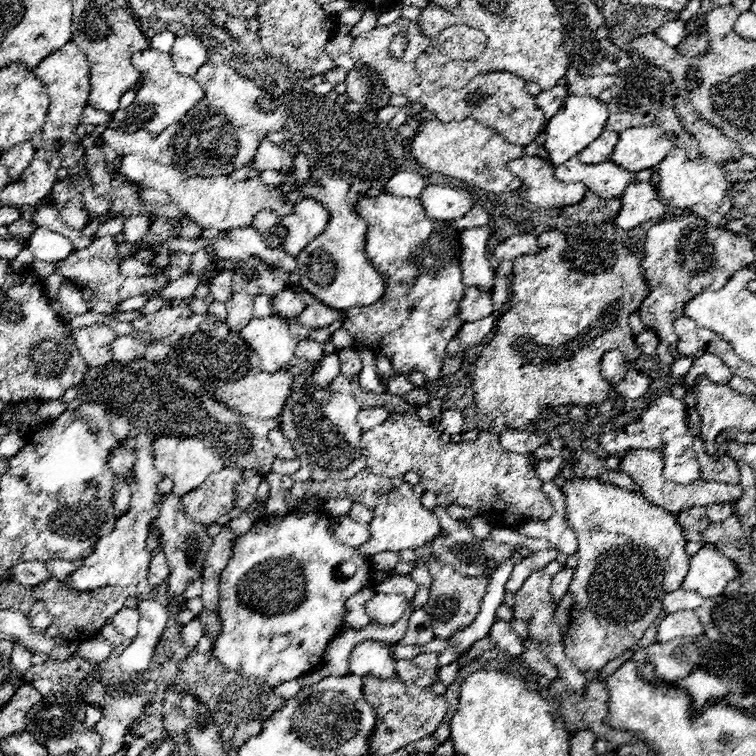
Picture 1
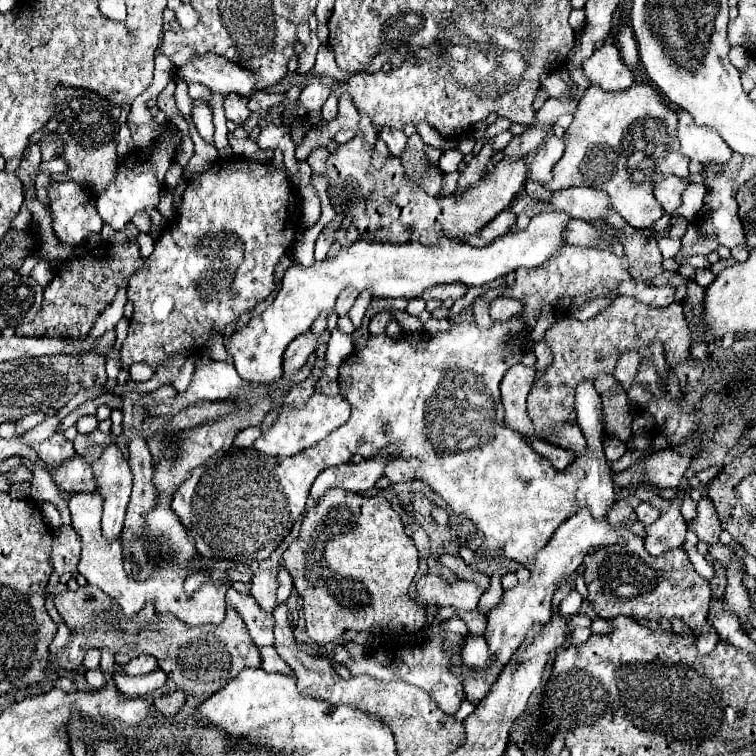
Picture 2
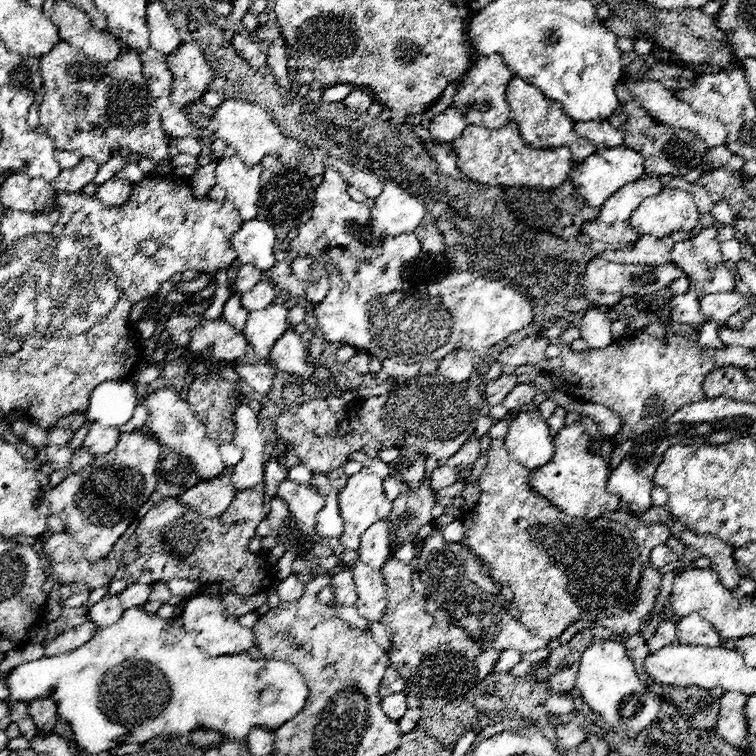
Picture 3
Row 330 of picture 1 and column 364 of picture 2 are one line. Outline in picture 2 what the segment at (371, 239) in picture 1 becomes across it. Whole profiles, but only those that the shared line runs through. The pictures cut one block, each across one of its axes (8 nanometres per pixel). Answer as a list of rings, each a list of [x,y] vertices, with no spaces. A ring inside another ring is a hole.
[[[512,318],[508,322],[494,322],[492,328],[488,330],[482,330],[478,328],[474,322],[468,324],[468,322],[458,322],[458,324],[452,324],[450,332],[446,334],[428,334],[428,332],[418,332],[418,334],[404,334],[404,336],[398,336],[398,338],[388,338],[386,334],[378,334],[378,336],[370,336],[368,338],[368,344],[366,348],[362,350],[354,350],[346,360],[344,364],[340,366],[340,376],[338,376],[338,384],[340,384],[340,394],[350,402],[352,406],[352,416],[350,420],[334,430],[332,434],[328,434],[322,442],[298,452],[296,456],[290,456],[290,458],[282,458],[282,460],[276,460],[272,464],[272,458],[270,456],[260,456],[258,450],[254,448],[236,448],[232,446],[230,450],[226,452],[218,452],[216,454],[216,462],[212,464],[204,464],[200,468],[196,468],[192,472],[192,476],[172,494],[172,510],[174,514],[178,516],[180,524],[186,528],[188,536],[194,540],[194,546],[198,550],[200,556],[206,556],[206,558],[224,558],[224,560],[232,560],[232,562],[252,562],[252,560],[262,560],[266,556],[270,556],[270,552],[274,552],[278,548],[278,542],[282,542],[290,528],[294,526],[294,522],[298,520],[298,516],[304,512],[304,506],[306,506],[306,500],[308,500],[308,492],[310,492],[310,486],[314,482],[314,478],[328,466],[338,466],[338,464],[346,464],[350,462],[350,458],[354,454],[360,454],[362,458],[366,456],[374,456],[374,452],[378,452],[378,448],[384,448],[386,444],[390,444],[390,440],[398,440],[398,444],[402,444],[402,458],[418,458],[420,460],[420,468],[416,472],[416,478],[418,480],[424,480],[428,486],[432,486],[450,506],[452,512],[456,514],[464,514],[466,518],[470,518],[474,522],[474,526],[482,532],[484,537],[483,549],[486,551],[501,551],[504,552],[506,558],[510,560],[516,560],[520,562],[522,566],[526,566],[528,570],[534,568],[534,558],[536,558],[536,552],[542,550],[550,536],[556,532],[556,528],[566,522],[570,516],[574,516],[576,512],[580,510],[588,510],[594,518],[604,518],[608,514],[608,510],[614,506],[616,502],[616,492],[614,492],[614,482],[610,478],[610,466],[606,462],[606,456],[604,456],[604,450],[602,450],[602,422],[600,422],[600,416],[602,416],[602,400],[600,400],[600,394],[594,390],[594,384],[590,382],[582,382],[578,384],[576,388],[576,414],[578,414],[578,426],[582,428],[582,432],[586,434],[586,440],[588,440],[588,454],[580,456],[576,462],[572,462],[568,468],[564,470],[556,470],[546,458],[542,458],[540,454],[536,454],[528,442],[520,436],[518,430],[510,428],[506,422],[504,422],[504,408],[502,408],[502,402],[500,402],[500,390],[498,390],[498,384],[502,380],[502,376],[506,374],[506,370],[514,364],[520,362],[522,354],[524,354],[524,346],[526,346],[526,330],[522,326],[522,320],[520,318]]]

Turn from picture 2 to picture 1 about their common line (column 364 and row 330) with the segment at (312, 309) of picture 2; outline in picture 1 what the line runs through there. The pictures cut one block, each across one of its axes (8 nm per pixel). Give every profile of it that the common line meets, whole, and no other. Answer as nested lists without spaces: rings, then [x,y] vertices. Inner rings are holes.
[[[254,318],[240,336],[250,344],[250,348],[260,356],[262,368],[266,372],[278,372],[294,358],[294,348],[298,340],[290,334],[280,318]]]

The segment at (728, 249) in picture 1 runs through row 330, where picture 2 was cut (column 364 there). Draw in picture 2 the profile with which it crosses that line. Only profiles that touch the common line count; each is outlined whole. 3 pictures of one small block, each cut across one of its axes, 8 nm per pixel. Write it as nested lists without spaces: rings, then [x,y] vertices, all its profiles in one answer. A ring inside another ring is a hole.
[[[436,636],[432,640],[428,640],[424,646],[416,646],[416,648],[392,648],[392,650],[376,650],[376,652],[366,652],[358,658],[350,656],[350,660],[344,664],[352,676],[360,676],[360,674],[368,674],[376,680],[404,680],[408,684],[414,684],[418,688],[422,688],[424,692],[428,692],[432,696],[434,702],[438,702],[438,708],[442,708],[442,712],[446,714],[454,714],[460,706],[460,702],[464,700],[464,690],[460,684],[460,678],[456,674],[452,674],[452,666],[450,666],[450,656],[446,656],[446,652],[442,650],[442,636]]]

